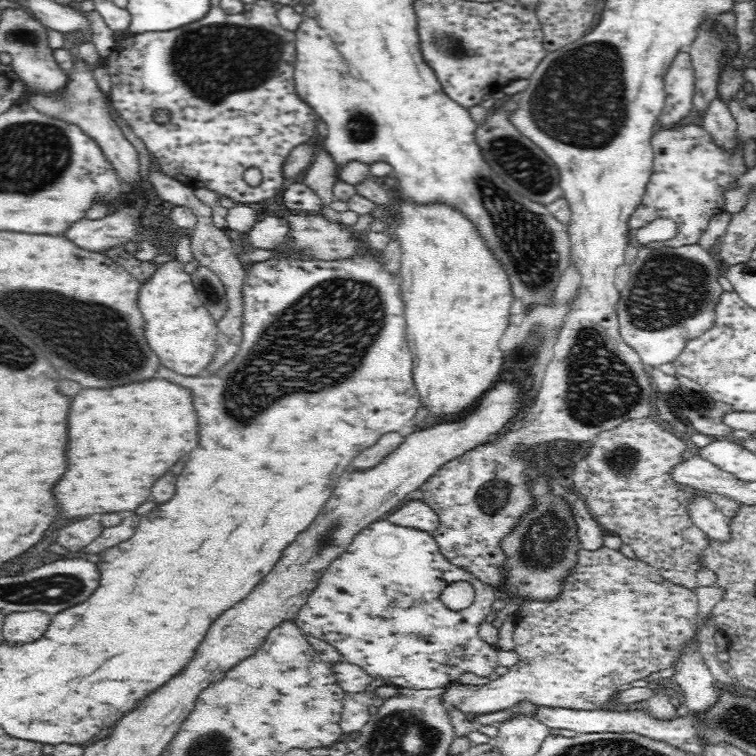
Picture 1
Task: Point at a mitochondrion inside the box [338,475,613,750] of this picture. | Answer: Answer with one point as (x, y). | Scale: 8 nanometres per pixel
(541, 547)

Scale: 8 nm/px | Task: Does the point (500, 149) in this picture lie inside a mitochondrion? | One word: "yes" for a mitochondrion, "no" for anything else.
yes

